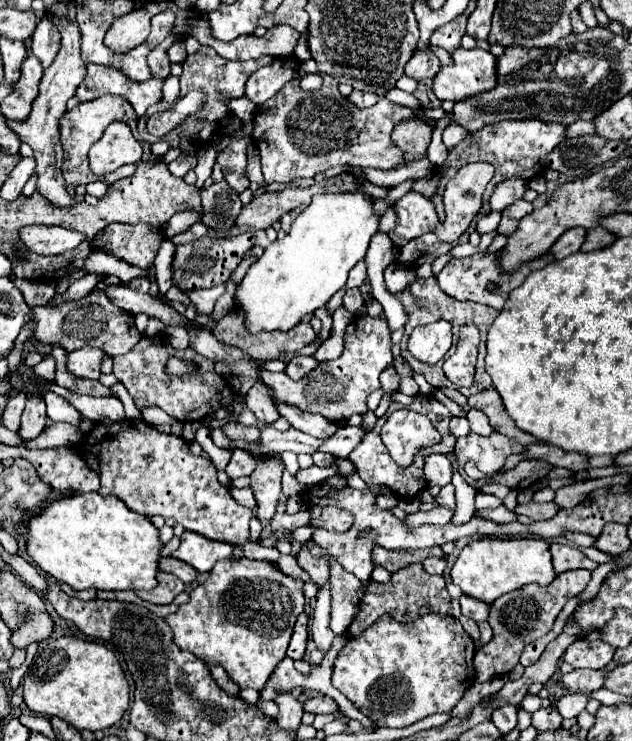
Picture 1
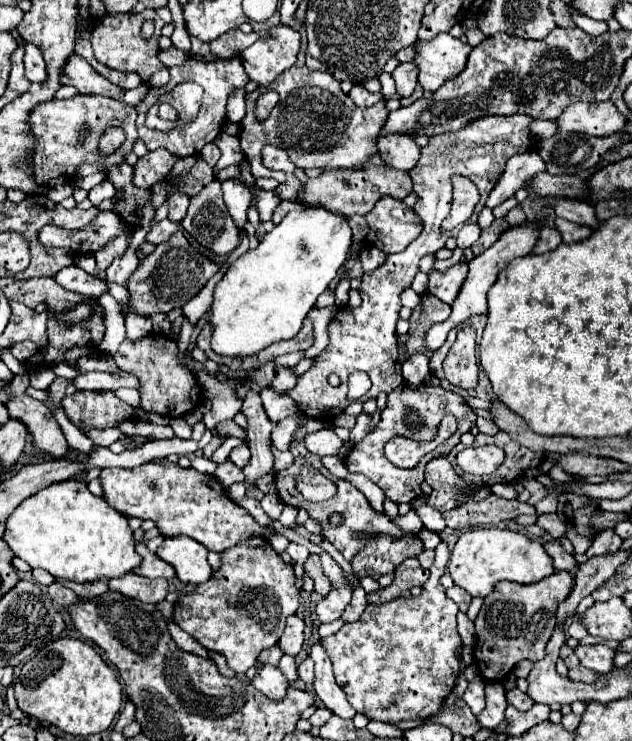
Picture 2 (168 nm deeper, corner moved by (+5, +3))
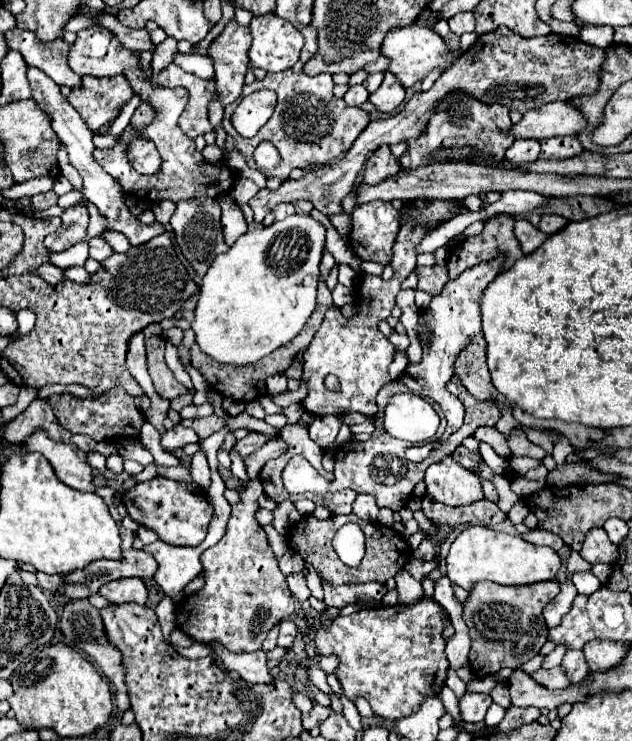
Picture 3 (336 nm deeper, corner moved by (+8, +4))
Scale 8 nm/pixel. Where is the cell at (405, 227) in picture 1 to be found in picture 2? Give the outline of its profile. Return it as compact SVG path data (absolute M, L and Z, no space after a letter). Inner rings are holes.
M383 196L375 208L365 214L365 220L369 224L367 242L373 242L369 246L381 248L385 254L405 250L423 230L423 222L415 210L391 196Z

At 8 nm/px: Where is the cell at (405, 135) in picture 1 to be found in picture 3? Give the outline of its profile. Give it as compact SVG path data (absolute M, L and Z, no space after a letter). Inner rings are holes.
M382 145L380 149L376 149L366 165L364 165L364 171L362 171L362 183L366 185L378 185L380 181L384 181L386 177L392 177L400 171L400 163L398 159L390 153L390 149L386 145Z

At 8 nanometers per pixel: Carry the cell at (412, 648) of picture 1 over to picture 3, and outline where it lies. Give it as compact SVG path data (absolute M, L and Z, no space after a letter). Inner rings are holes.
M422 599L414 605L394 605L358 611L348 617L336 617L328 631L320 627L314 633L314 643L322 655L338 655L340 665L336 669L336 677L340 679L344 695L348 699L364 697L376 715L394 721L400 717L408 717L410 713L416 713L420 701L428 695L438 695L446 681L448 659L444 653L446 641L442 637L442 629L448 621L444 617L448 617L448 613L436 601L430 599Z

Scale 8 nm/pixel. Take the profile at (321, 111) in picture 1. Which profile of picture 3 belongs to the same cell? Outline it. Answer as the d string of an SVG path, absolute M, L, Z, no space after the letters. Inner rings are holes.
M294 71L268 73L262 81L254 81L252 85L244 87L244 95L250 89L252 91L256 91L256 89L274 89L274 93L278 95L278 105L274 109L274 115L264 125L264 129L260 129L258 135L252 137L252 139L244 139L234 131L234 127L230 123L230 117L232 117L234 109L236 109L238 101L234 101L234 103L230 103L226 107L222 127L234 139L236 149L244 155L244 159L246 159L246 163L250 167L256 167L254 149L258 147L260 141L270 141L278 149L278 153L282 157L282 163L276 169L262 169L262 173L266 177L286 179L288 173L294 167L308 169L308 167L320 167L320 165L332 163L340 153L348 151L352 147L354 139L370 123L366 111L362 111L360 107L350 107L350 105L344 103L344 99L334 97L332 87L334 87L334 83L332 83L332 77L328 73L316 75L316 77L308 77L306 73L294 73Z

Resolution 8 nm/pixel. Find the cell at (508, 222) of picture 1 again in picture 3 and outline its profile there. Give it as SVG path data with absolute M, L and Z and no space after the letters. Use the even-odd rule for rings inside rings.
M496 215L484 223L480 235L450 247L450 259L448 259L450 279L456 279L464 269L470 269L478 263L488 263L498 255L504 255L506 259L500 271L510 269L510 265L524 255L520 243L512 233L512 225L514 217Z

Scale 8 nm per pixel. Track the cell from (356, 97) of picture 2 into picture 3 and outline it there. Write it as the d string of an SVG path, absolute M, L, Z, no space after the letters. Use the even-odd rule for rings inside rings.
M354 85L354 87L350 87L348 91L346 91L346 95L344 95L344 101L348 103L348 105L354 105L354 107L360 107L364 101L368 101L368 91L362 87L362 85Z

